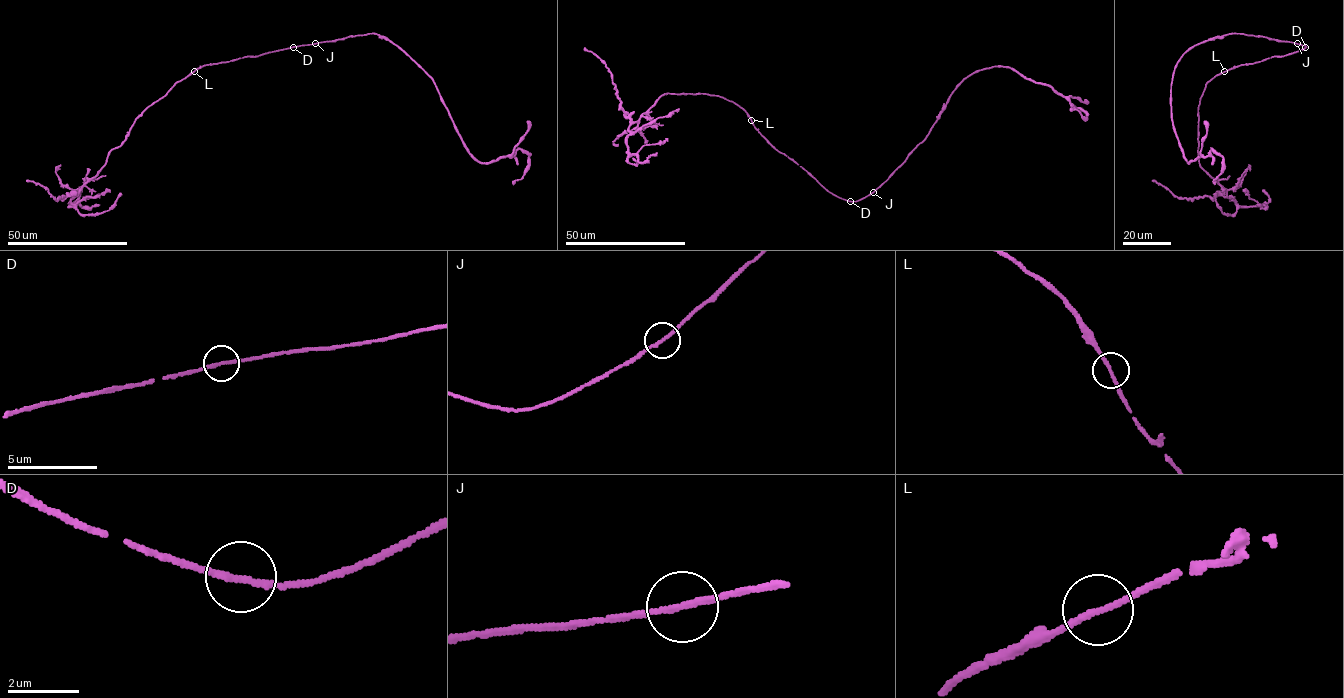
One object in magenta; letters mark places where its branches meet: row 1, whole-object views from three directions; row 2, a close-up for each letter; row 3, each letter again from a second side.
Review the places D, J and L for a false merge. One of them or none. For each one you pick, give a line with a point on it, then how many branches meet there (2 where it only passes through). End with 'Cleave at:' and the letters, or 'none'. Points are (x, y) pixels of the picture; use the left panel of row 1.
Cleave at: none

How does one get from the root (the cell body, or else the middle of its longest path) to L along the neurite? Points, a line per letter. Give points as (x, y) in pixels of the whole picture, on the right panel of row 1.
L: (1305, 47), (1224, 71)

